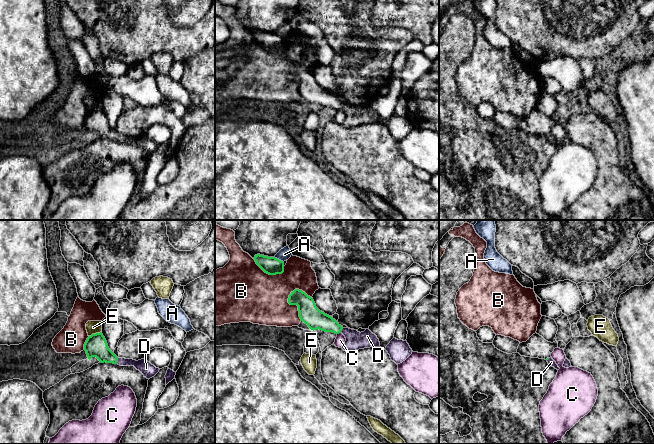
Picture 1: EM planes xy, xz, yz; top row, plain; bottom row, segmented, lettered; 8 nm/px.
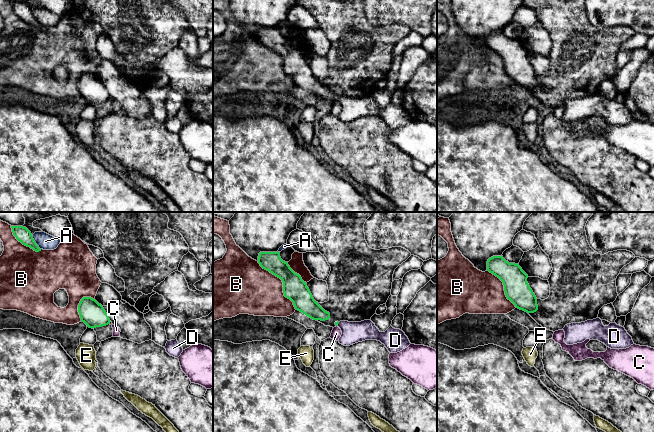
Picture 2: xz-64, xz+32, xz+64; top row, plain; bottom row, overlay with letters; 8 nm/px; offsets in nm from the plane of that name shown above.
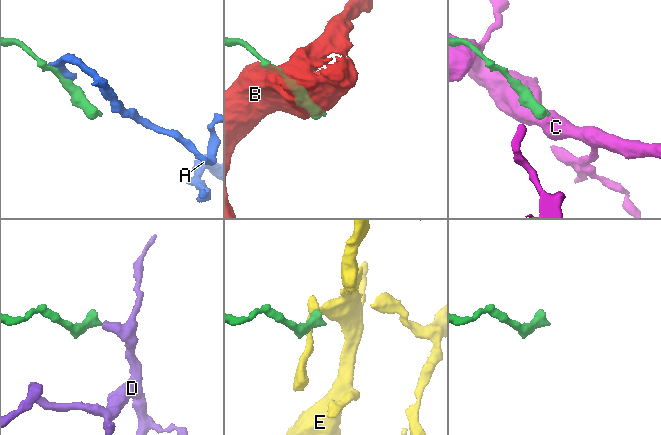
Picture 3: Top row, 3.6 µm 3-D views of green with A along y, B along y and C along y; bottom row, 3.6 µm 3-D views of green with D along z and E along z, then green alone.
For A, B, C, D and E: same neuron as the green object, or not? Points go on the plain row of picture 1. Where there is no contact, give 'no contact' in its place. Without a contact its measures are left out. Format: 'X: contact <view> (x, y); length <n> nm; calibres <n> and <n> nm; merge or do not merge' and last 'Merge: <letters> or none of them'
A: contact xz (278, 35); length 90 nm; calibres 140 and 100 nm; do not merge
B: contact xz (293, 80); length 260 nm; calibres 160 and 400 nm; do not merge
C: contact xz (338, 109); length 40 nm; calibres 160 and 80 nm; do not merge
D: contact xy (116, 137); length 50 nm; calibres 180 and 110 nm; merge
E: contact xy (95, 110); length 110 nm; calibres 180 and 110 nm; do not merge
Merge: D

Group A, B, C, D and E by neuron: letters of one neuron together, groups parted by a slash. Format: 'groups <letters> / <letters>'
groups A / B / C / D / E

